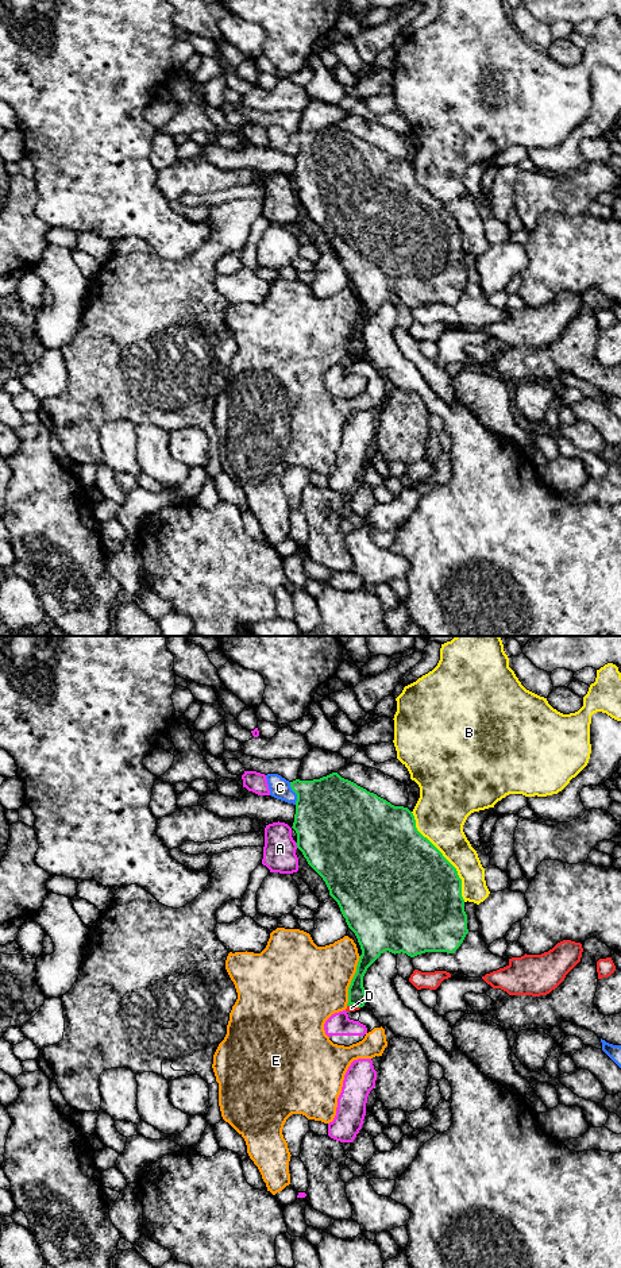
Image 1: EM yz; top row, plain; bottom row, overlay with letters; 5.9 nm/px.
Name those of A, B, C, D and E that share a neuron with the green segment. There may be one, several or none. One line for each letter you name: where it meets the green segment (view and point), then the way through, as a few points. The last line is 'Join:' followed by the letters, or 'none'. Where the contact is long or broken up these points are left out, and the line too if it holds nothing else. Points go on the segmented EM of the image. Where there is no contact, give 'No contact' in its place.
Join: none

